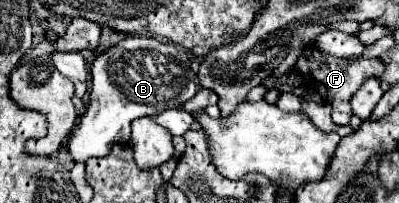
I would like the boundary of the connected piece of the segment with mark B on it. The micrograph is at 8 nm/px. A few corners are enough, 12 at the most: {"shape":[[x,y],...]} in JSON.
{"shape":[[127,37],[93,61],[65,149],[73,161],[127,143],[131,121],[181,107],[191,55]]}

